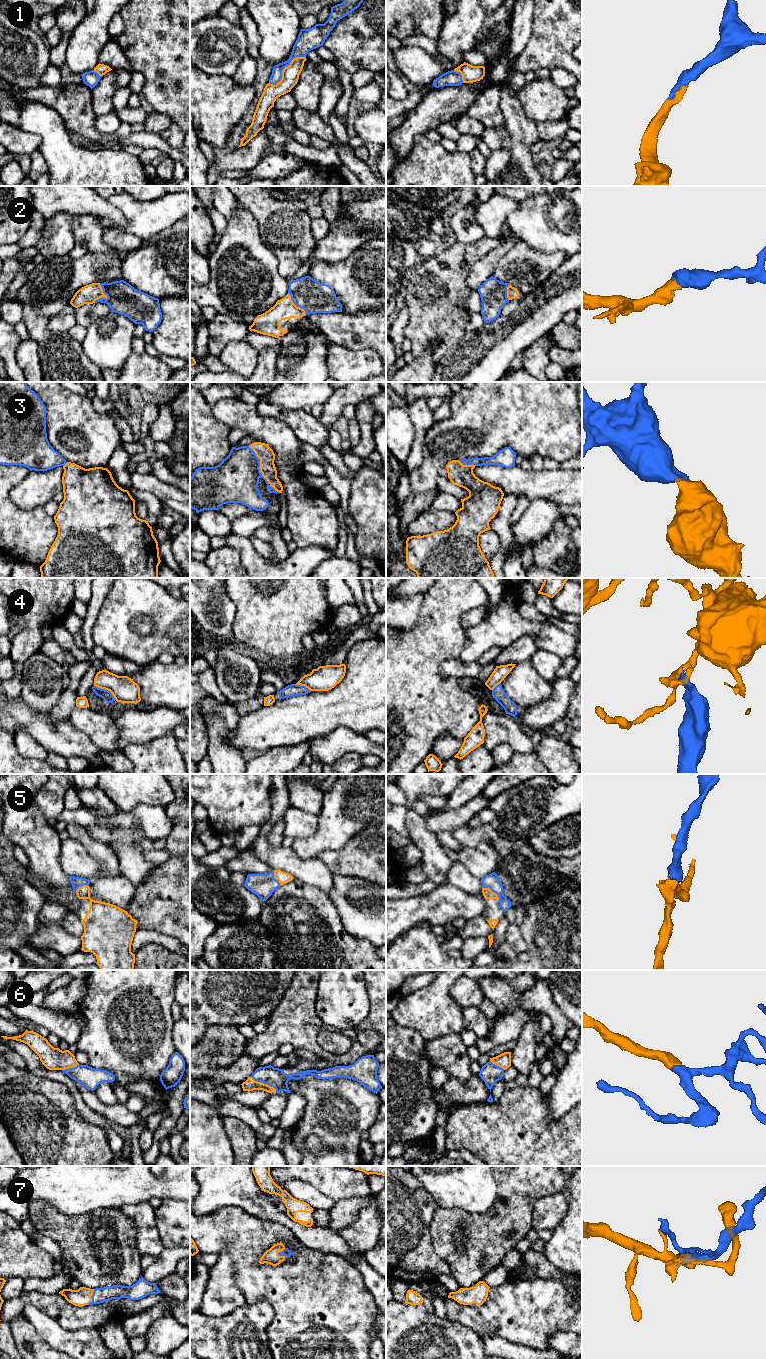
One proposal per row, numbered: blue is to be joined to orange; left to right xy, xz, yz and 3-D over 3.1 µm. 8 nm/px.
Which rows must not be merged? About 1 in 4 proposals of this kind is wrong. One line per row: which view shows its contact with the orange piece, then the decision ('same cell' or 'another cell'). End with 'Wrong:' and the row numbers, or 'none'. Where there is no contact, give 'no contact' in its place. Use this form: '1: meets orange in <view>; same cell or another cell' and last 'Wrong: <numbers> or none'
1: meets orange in xz; same cell
2: meets orange in xy; same cell
3: meets orange in xz; same cell
4: meets orange in xy; another cell
5: meets orange in yz; same cell
6: meets orange in xz; same cell
7: meets orange in xy; same cell
Wrong: 4

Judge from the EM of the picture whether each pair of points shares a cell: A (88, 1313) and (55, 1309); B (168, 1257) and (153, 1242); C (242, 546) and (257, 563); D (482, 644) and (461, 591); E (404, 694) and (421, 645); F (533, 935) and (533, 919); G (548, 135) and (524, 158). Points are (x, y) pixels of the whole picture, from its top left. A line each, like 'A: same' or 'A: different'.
A: same
B: different
C: same
D: different
E: same
F: same
G: different

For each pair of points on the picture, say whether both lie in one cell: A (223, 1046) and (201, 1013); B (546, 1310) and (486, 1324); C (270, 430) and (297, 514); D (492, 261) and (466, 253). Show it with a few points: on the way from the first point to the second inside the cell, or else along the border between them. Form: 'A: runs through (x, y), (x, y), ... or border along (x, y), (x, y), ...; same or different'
A: border along (233, 1025), (211, 1025), (200, 1039); different
B: runs through (531, 1311), (501, 1314); same
C: runs through (285, 451), (286, 472), (296, 493); same
D: border along (500, 243), (474, 264), (468, 277); different

